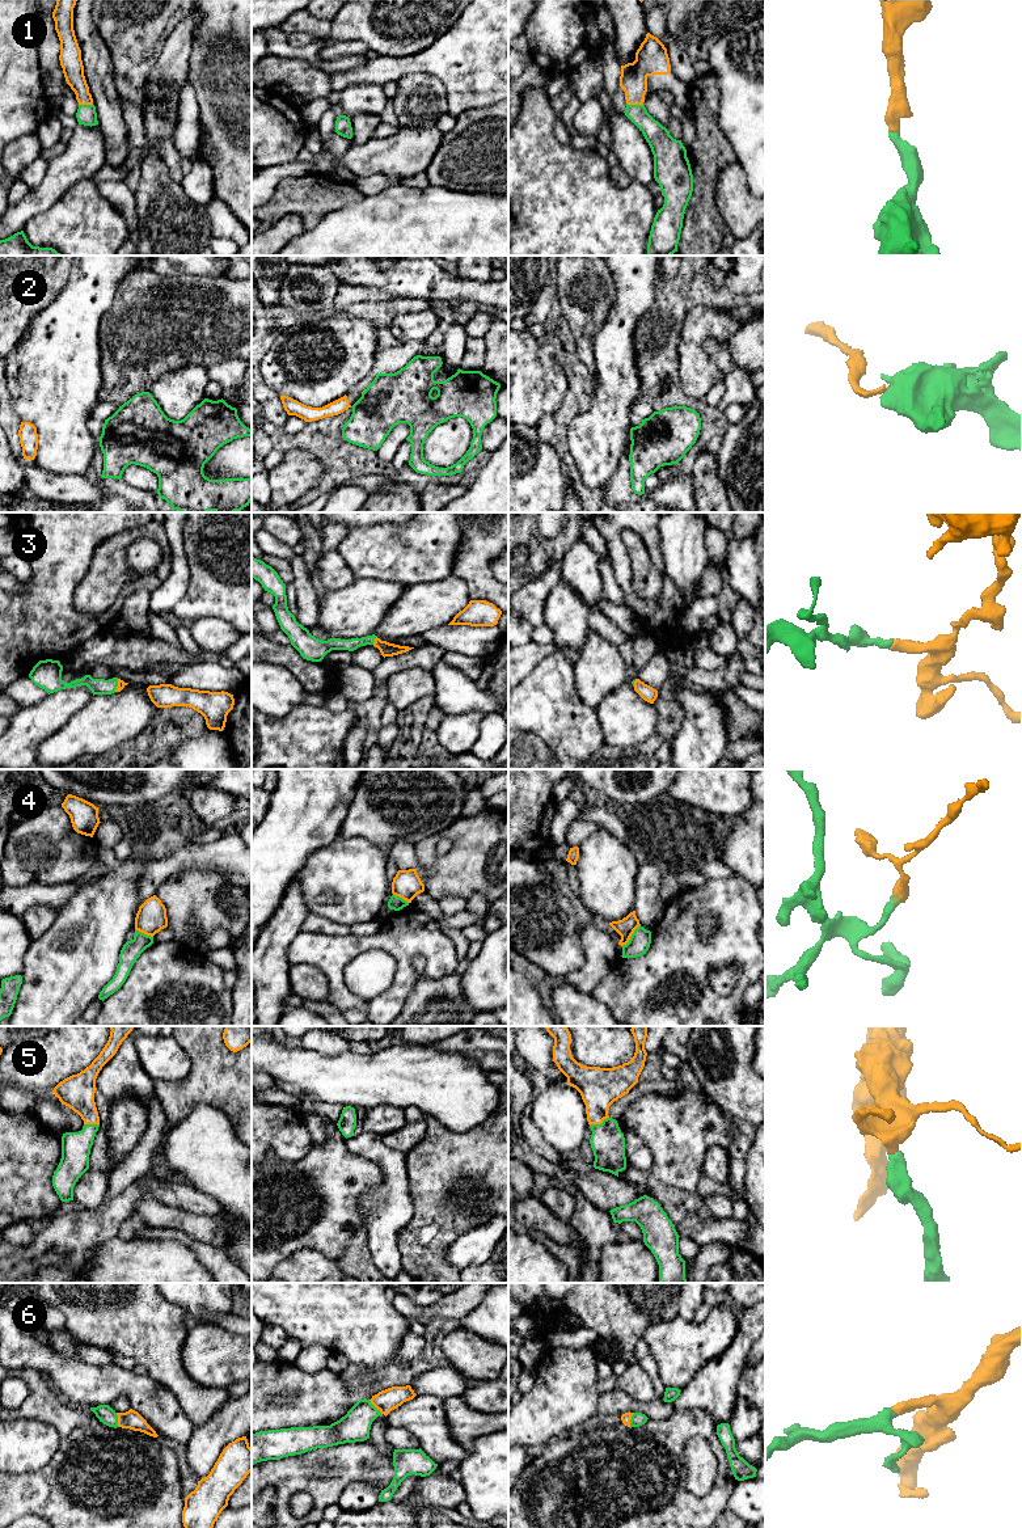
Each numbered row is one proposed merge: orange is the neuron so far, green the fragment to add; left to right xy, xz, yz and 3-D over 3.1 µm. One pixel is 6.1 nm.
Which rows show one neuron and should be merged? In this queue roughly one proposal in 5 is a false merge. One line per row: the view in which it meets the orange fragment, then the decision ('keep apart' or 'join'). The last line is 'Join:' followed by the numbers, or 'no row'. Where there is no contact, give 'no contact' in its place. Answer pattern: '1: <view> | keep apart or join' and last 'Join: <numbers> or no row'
1: yz | join
2: no contact | keep apart
3: xz | join
4: yz | keep apart
5: yz | join
6: xz | join
Join: 1, 3, 5, 6

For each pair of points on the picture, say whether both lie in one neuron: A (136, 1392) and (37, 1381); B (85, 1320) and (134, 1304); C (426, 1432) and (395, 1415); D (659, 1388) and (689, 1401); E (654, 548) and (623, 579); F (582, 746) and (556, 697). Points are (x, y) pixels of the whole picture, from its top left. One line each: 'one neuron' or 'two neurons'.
A: two neurons
B: one neuron
C: one neuron
D: two neurons
E: one neuron
F: one neuron

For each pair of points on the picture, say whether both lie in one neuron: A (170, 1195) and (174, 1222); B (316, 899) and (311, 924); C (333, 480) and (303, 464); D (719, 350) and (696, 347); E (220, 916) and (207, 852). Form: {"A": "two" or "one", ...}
{"A": "two", "B": "two", "C": "two", "D": "two", "E": "two"}

